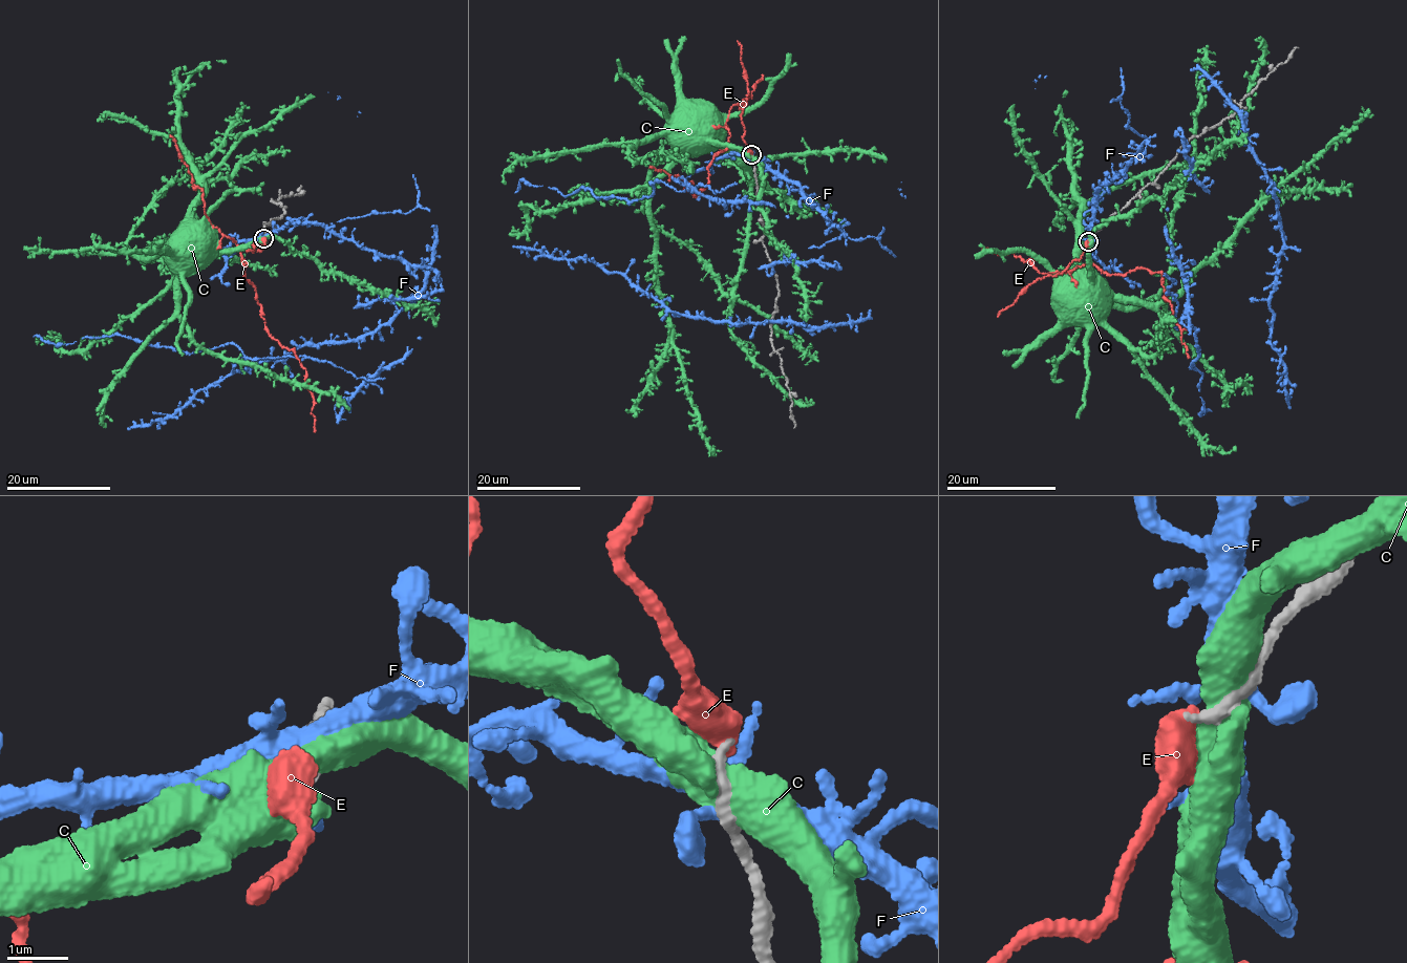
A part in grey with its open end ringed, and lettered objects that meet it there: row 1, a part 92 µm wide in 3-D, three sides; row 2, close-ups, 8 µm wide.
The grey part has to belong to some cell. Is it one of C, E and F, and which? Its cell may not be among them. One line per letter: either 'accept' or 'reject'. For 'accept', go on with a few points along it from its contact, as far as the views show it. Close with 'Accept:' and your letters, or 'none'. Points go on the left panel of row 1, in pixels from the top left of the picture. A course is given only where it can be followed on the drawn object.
C: reject
E: accept
F: reject
Accept: E

